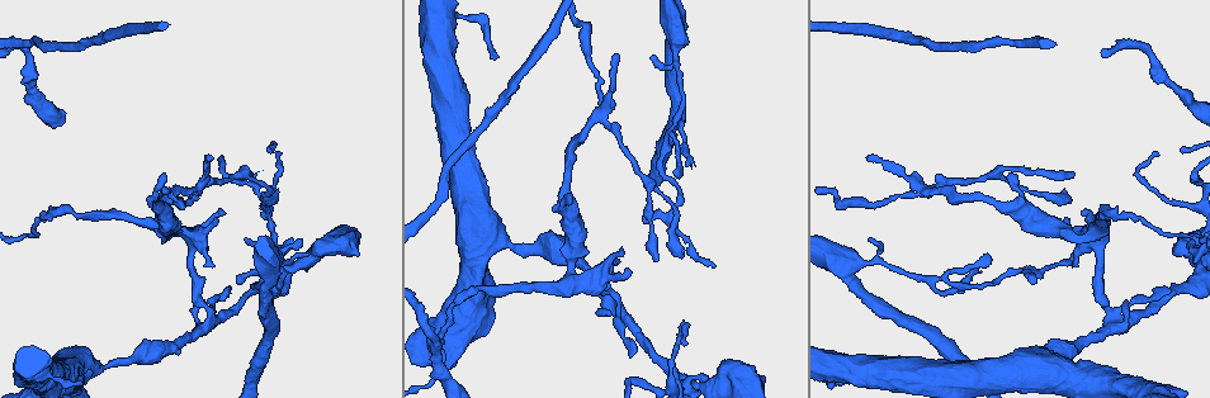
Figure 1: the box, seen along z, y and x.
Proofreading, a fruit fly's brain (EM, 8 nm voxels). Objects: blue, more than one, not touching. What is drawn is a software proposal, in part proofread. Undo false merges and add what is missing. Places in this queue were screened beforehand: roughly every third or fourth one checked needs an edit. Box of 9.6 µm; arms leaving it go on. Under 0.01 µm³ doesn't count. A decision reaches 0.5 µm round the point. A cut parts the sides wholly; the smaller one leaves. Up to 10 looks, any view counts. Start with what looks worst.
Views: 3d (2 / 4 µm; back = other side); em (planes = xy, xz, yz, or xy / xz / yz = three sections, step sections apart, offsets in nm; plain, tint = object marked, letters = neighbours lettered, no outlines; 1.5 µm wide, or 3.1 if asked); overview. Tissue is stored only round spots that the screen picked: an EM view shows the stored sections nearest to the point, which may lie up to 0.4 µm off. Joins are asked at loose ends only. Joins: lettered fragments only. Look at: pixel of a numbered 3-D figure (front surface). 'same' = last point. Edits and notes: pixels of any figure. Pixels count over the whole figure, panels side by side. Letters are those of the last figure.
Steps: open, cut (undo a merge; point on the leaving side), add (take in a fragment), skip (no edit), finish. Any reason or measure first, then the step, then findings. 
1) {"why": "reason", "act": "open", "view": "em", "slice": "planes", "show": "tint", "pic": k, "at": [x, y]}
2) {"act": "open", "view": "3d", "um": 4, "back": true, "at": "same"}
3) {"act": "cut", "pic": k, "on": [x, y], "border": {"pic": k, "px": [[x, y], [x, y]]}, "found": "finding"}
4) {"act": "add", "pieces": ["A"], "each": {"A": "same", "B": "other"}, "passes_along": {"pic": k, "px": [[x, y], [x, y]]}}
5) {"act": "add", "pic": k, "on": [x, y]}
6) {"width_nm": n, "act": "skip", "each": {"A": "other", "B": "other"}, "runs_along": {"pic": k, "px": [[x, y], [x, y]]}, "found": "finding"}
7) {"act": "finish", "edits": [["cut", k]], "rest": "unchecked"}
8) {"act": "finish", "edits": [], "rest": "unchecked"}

{"why": "branch stops here", "act": "open", "view": "3d", "um": 2, "pic": 1, "at": [631, 355]}

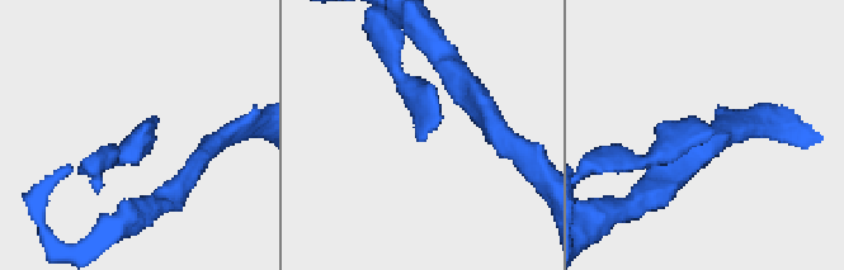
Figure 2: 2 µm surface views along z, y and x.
{"act": "open", "view": "em", "slice": "planes", "show": "plain", "pic": 2, "at": [711, 132]}

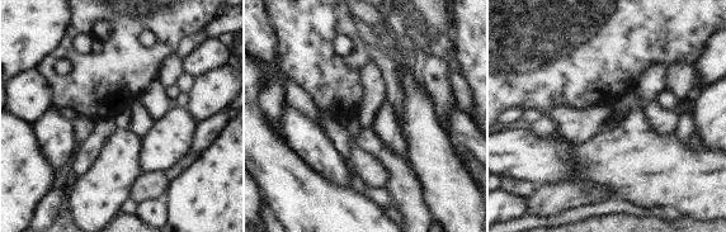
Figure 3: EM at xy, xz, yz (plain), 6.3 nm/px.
{"why": "see the neighbours", "act": "open", "view": "em", "slice": "planes", "show": "letters", "at": "same"}

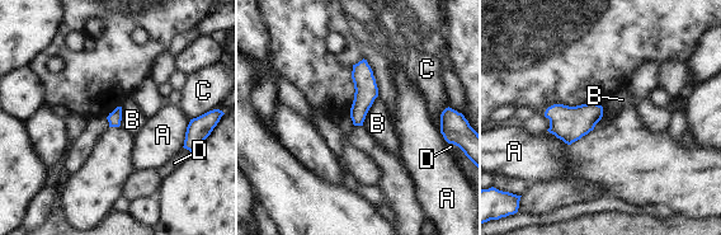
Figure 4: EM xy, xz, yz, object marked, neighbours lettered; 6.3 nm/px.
{"act": "skip", "each": {"A": "other", "B": "other", "C": "other", "D": "other"}, "border": {"pic": 4, "px": [[377, 95], [362, 125]]}, "found": "none of them fits"}

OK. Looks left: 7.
{"act": "open", "view": "em", "slice": "yz", "step": 8, "show": "tint", "pic": 1, "at": [650, 59]}

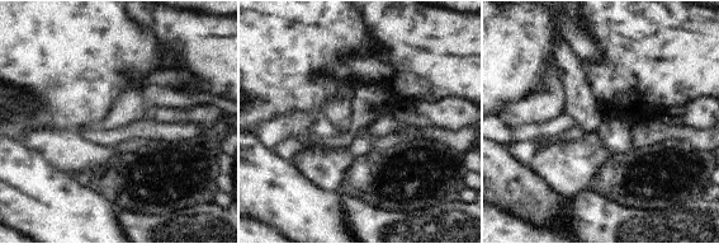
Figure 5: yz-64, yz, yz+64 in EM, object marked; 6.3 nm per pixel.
{"act": "open", "view": "em", "slice": "planes", "show": "letters", "at": "same"}

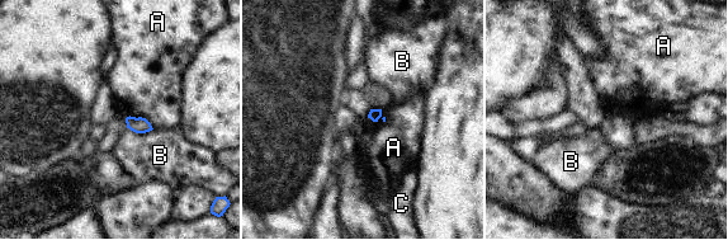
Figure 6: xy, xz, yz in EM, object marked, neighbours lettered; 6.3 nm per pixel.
{"width_nm": 80, "act": "skip", "each": {"A": "other", "B": "other", "C": "other"}, "border": {"pic": 6, "px": [[368, 117], [373, 121], [386, 121]]}, "found": "no lettered fragment goes on from it"}

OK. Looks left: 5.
{"act": "open", "view": "3d", "um": 2, "pic": 1, "at": [1191, 102]}

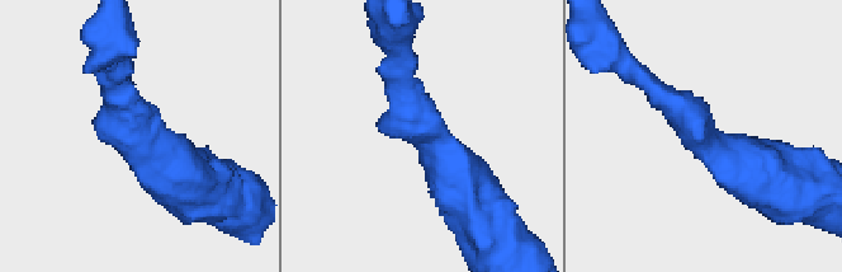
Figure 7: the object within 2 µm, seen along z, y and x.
{"why": "need the tissue", "act": "open", "view": "em", "slice": "planes", "show": "letters", "pic": 7, "at": [148, 144]}

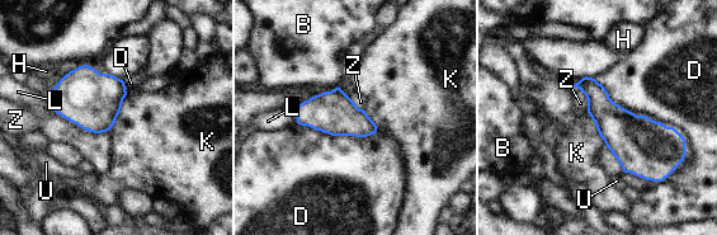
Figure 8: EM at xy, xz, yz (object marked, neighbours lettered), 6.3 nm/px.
{"act": "skip", "each": {"B": "other", "D": "other", "H": "other", "K": "other", "L": "other", "U": "other", "Z": "other"}, "found": "one cell here"}

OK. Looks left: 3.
{"why": "free end", "act": "open", "view": "3d", "um": 2, "back": true, "pic": 1, "at": [571, 197]}

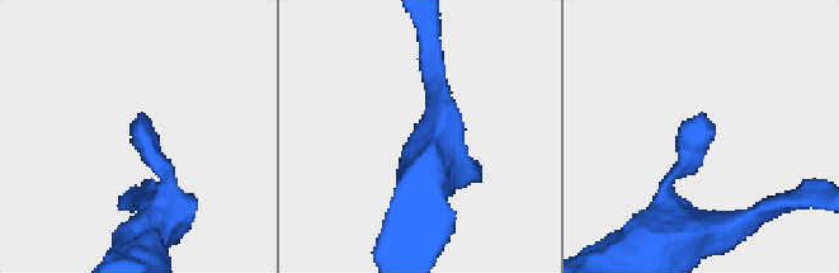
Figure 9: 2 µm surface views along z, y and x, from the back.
{"act": "open", "view": "em", "slice": "yz", "step": 8, "show": "letters", "pic": 9, "at": [698, 115]}

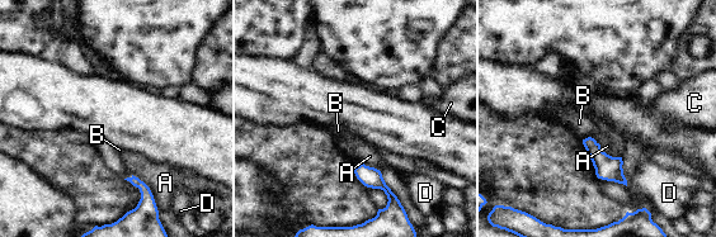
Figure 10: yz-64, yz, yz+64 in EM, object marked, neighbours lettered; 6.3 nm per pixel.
{"act": "skip", "each": {"A": "other", "B": "other", "C": "other", "D": "other"}, "found": "none of them fits"}

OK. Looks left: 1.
{"act": "finish", "edits": [], "rest": "unchecked"}

